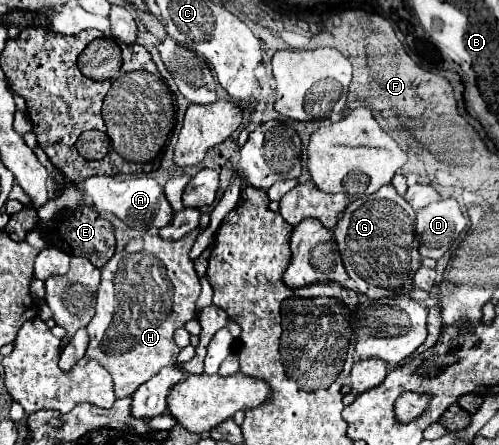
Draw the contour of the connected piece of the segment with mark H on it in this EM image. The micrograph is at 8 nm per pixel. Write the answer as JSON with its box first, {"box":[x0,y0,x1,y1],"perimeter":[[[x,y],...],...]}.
{"box":[87,231,201,397],"perimeter":[[[147,231],[135,239],[131,239],[121,253],[115,253],[101,269],[101,283],[97,291],[97,311],[91,323],[87,325],[89,331],[89,359],[99,359],[99,363],[113,375],[115,395],[117,397],[131,397],[139,385],[149,381],[153,375],[159,373],[161,367],[177,363],[179,347],[173,341],[175,329],[183,327],[187,321],[197,317],[197,297],[201,293],[199,277],[189,261],[189,251],[197,239],[199,231],[191,231],[179,241],[161,239],[155,231]]]}

